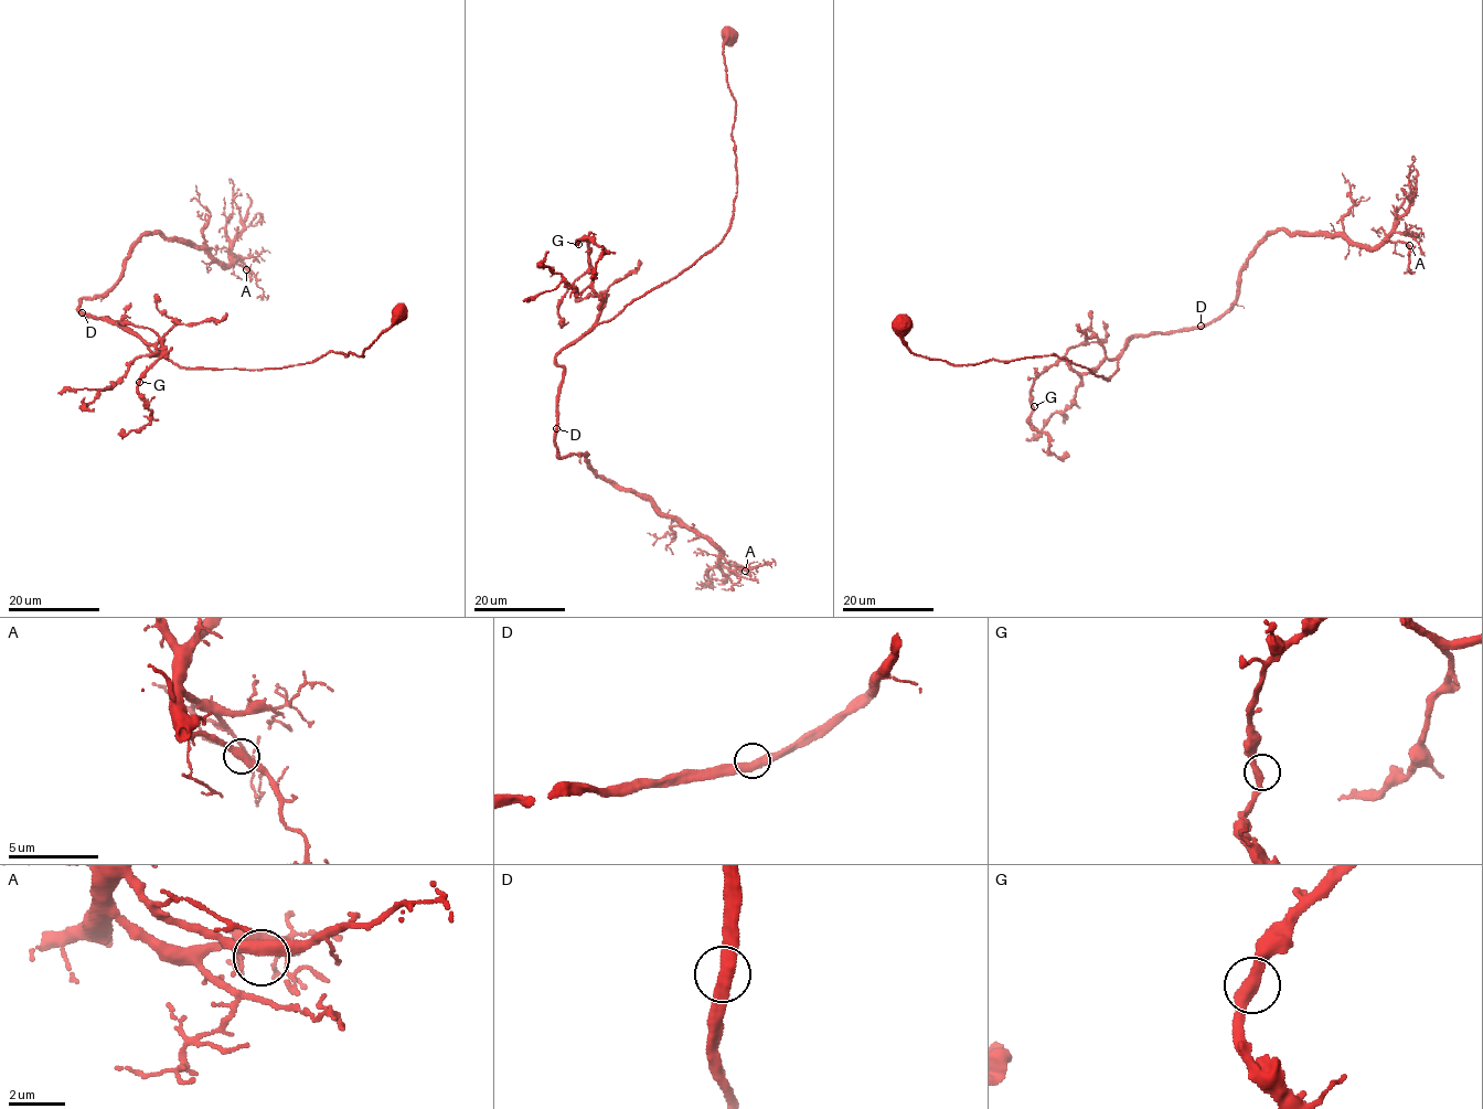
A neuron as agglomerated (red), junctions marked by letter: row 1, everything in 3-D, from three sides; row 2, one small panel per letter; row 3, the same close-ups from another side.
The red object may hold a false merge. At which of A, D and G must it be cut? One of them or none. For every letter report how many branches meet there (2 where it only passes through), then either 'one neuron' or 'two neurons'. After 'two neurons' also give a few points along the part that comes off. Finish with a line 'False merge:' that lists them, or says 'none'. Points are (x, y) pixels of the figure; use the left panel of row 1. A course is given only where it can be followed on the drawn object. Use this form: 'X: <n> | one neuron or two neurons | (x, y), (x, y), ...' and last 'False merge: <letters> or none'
A: 2 | one neuron
D: 2 | one neuron
G: 2 | one neuron
False merge: none

